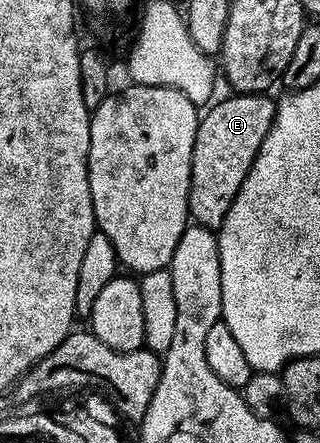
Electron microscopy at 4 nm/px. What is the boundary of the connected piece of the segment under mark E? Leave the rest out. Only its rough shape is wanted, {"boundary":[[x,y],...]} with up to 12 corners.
{"boundary":[[234,93],[201,116],[188,209],[217,229],[274,123],[275,100]]}

